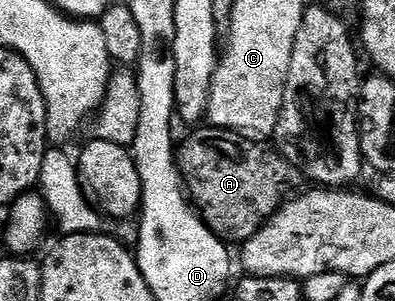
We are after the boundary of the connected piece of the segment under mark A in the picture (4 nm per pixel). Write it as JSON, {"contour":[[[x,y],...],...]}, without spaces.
{"contour":[[[203,125],[195,130],[199,129],[200,131],[193,132],[184,143],[182,140],[177,147],[177,162],[179,174],[183,177],[183,186],[190,198],[191,206],[198,211],[204,225],[224,243],[241,245],[246,239],[253,237],[257,229],[265,226],[296,190],[295,166],[284,155],[279,154],[274,146],[266,147],[263,144],[266,142],[256,141],[238,131],[223,131],[210,125]]]}

